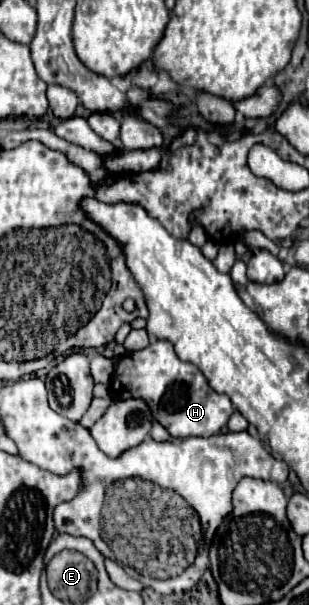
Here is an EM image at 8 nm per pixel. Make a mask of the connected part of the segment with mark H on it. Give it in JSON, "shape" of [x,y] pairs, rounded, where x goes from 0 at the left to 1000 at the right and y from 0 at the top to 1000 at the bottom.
{"shape":[[[537,560],[492,564],[472,577],[388,590],[356,643],[375,656],[460,656],[492,679],[492,689],[537,706],[557,722],[680,722],[712,716],[757,669],[731,653],[706,653],[667,630],[647,610],[583,597],[563,570]]]}

